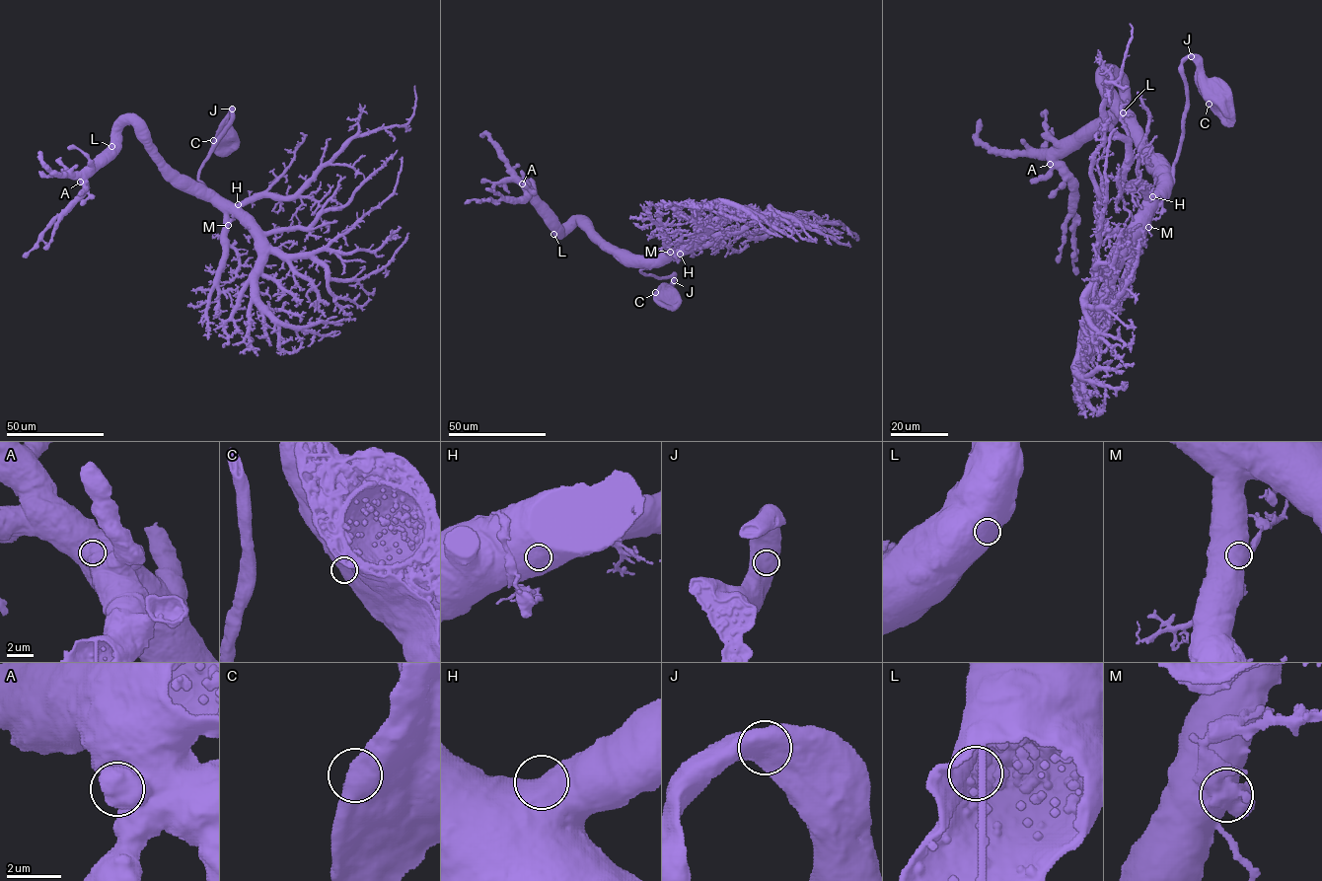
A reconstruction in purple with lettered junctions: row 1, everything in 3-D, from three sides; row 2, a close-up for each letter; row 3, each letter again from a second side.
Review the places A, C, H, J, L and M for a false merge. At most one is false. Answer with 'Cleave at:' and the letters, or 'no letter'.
Cleave at: M

